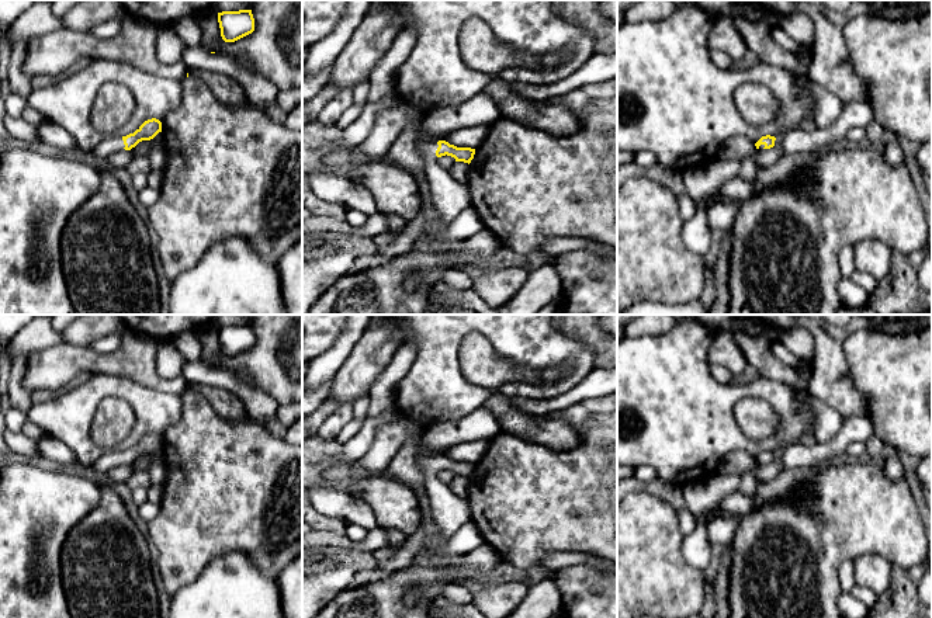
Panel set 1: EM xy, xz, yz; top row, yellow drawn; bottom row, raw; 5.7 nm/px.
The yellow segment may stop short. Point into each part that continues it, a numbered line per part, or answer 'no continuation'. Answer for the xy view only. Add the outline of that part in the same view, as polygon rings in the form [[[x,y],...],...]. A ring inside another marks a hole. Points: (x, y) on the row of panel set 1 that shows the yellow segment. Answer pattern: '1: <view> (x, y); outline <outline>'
1: xy (108, 145); outline [[[117,135],[103,136],[100,143],[93,149],[93,153],[97,159],[107,159],[111,154],[124,150],[125,145],[122,138]]]

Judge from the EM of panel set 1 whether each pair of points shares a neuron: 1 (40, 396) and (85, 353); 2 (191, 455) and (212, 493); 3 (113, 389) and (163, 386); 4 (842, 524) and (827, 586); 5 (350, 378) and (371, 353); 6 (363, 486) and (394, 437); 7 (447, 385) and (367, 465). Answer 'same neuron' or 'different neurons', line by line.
1: different neurons
2: same neuron
3: different neurons
4: same neuron
5: same neuron
6: different neurons
7: different neurons

